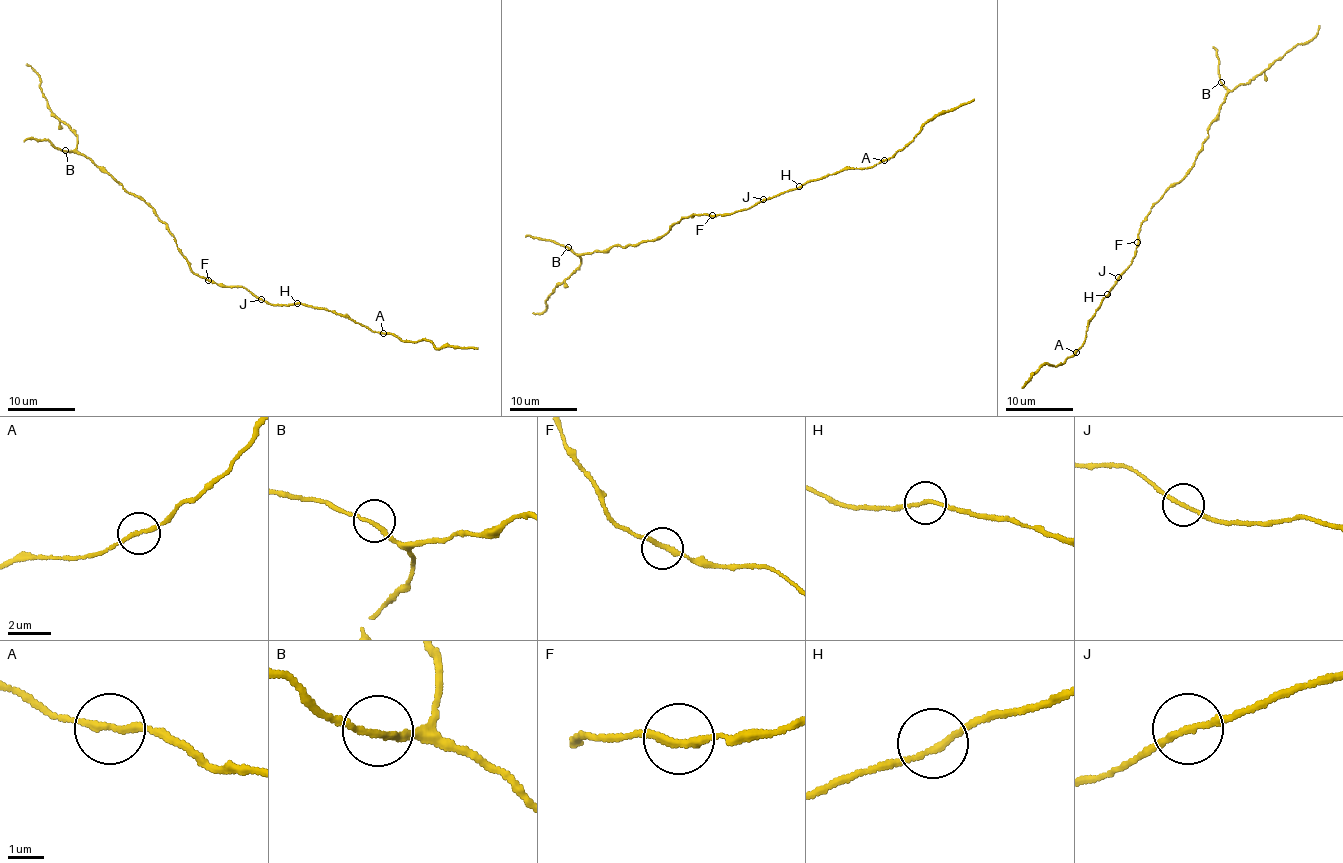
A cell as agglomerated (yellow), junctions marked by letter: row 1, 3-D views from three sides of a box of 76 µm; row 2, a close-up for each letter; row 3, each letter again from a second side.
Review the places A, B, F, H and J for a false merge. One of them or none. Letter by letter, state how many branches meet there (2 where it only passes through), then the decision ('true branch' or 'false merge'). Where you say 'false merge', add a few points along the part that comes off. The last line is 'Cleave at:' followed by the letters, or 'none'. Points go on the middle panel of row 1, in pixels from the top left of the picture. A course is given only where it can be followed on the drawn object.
A: 2 branches meet; true branch
B: 2 branches meet; true branch
F: 2 branches meet; true branch
H: 2 branches meet; true branch
J: 2 branches meet; true branch
Cleave at: none

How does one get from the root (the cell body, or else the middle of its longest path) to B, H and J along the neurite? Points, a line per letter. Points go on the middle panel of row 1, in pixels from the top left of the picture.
B: (712, 216), (694, 214), (674, 224), (663, 237), (623, 247), (616, 245), (577, 254), (568, 247)
H: (712, 216), (750, 209), (762, 200), (799, 186)
J: (712, 216), (750, 209), (763, 199)

